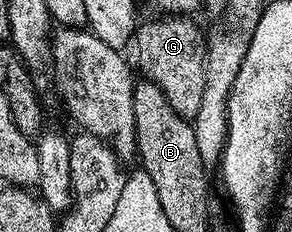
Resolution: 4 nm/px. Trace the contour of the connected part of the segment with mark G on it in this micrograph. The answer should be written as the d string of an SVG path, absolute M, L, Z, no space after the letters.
M158 16L151 22L146 22L137 27L132 35L132 46L138 49L138 66L143 70L145 77L154 82L164 92L168 104L179 116L187 120L200 112L200 106L204 104L204 88L206 87L206 43L207 35L202 35L202 30L193 22L190 16Z

